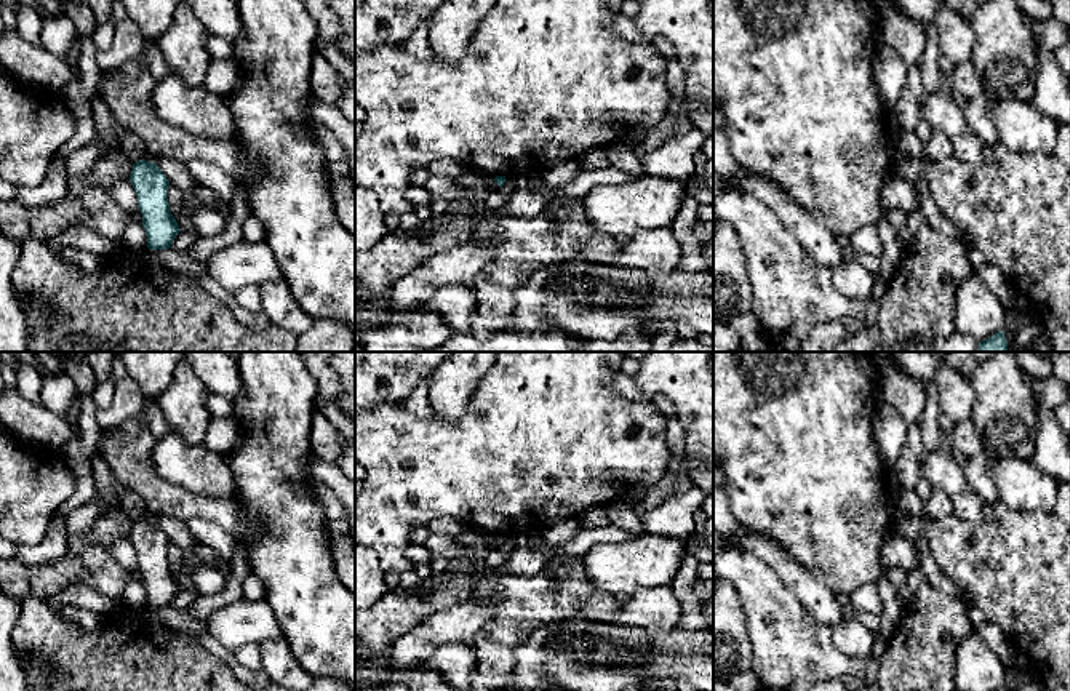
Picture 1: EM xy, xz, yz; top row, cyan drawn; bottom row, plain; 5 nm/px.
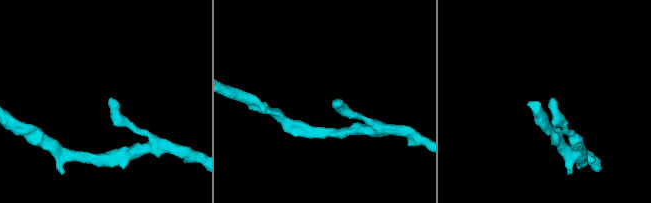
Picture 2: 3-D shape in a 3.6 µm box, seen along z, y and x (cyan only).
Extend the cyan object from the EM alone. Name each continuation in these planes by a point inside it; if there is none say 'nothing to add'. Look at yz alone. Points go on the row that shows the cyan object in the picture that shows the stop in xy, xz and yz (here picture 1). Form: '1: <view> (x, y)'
nothing to add

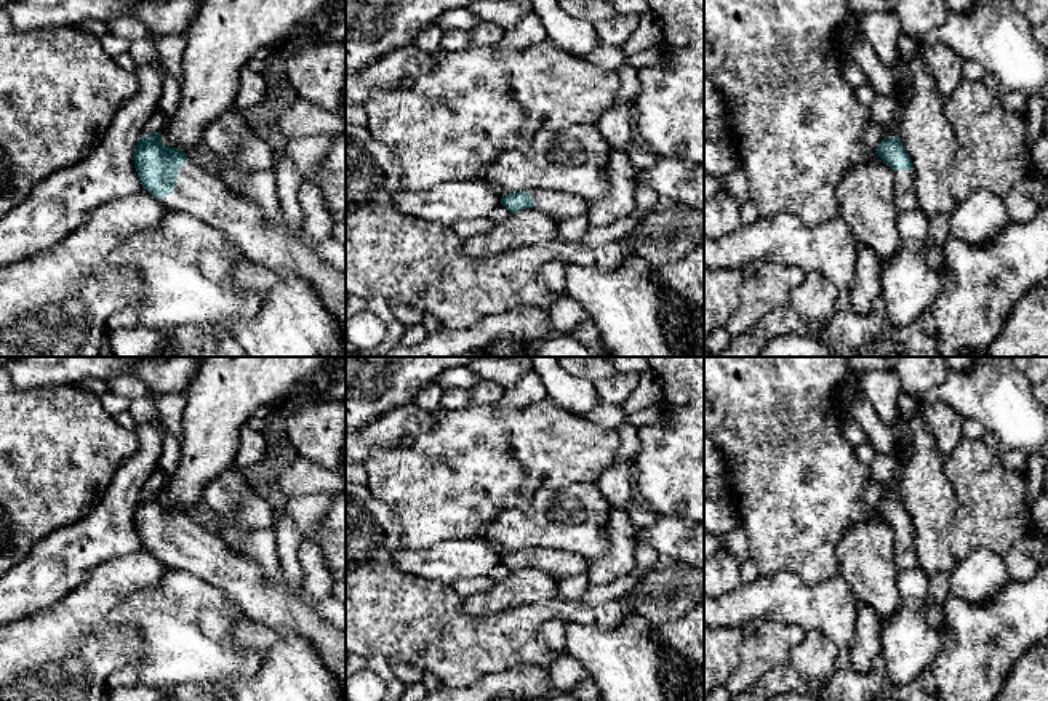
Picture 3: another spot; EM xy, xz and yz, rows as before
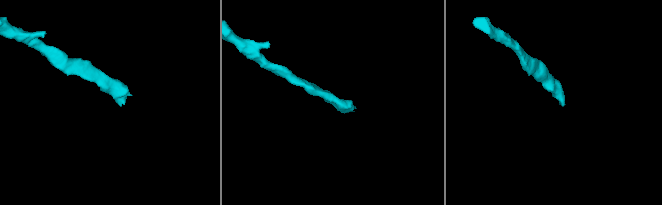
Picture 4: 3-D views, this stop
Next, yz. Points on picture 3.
1: yz (904, 180)

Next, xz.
1: xz (559, 205)

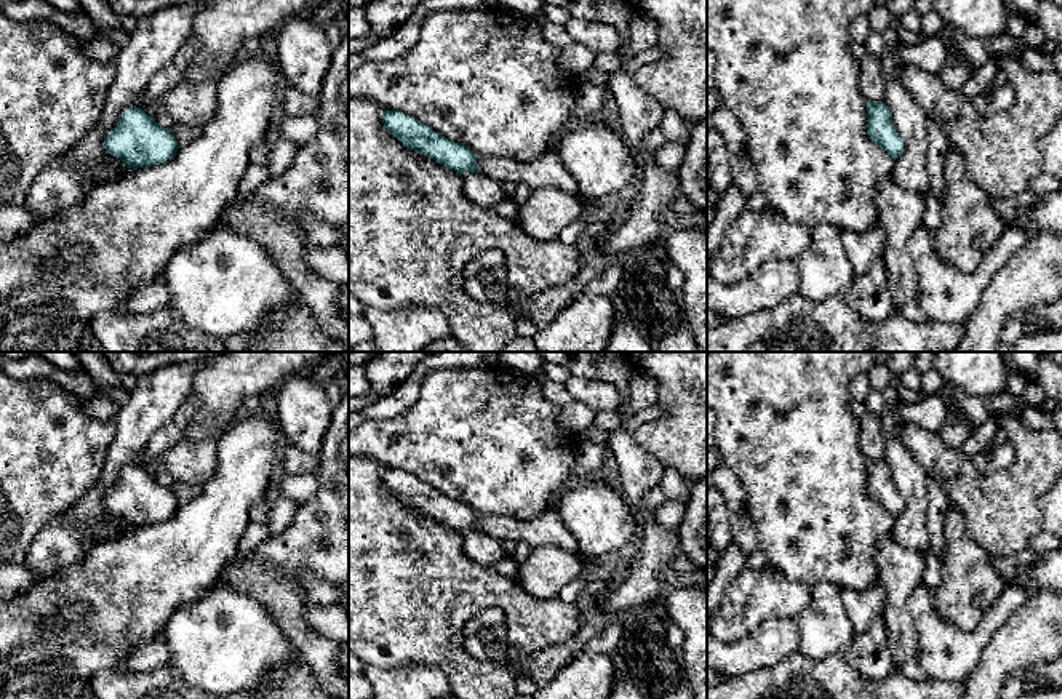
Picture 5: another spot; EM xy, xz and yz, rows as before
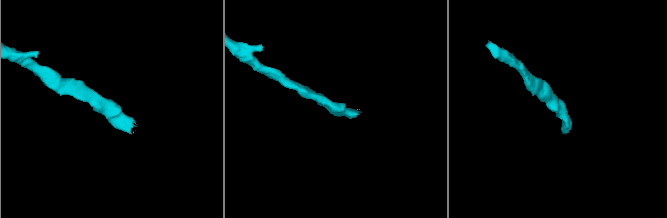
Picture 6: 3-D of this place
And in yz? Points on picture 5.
nothing to add

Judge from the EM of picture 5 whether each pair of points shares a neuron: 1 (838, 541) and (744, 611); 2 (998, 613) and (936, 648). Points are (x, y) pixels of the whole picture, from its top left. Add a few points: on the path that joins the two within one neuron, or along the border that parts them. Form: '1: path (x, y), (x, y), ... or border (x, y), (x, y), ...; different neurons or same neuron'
1: border (776, 567), (787, 578), (811, 586); different neurons
2: path (986, 629), (971, 643), (952, 643); same neuron

